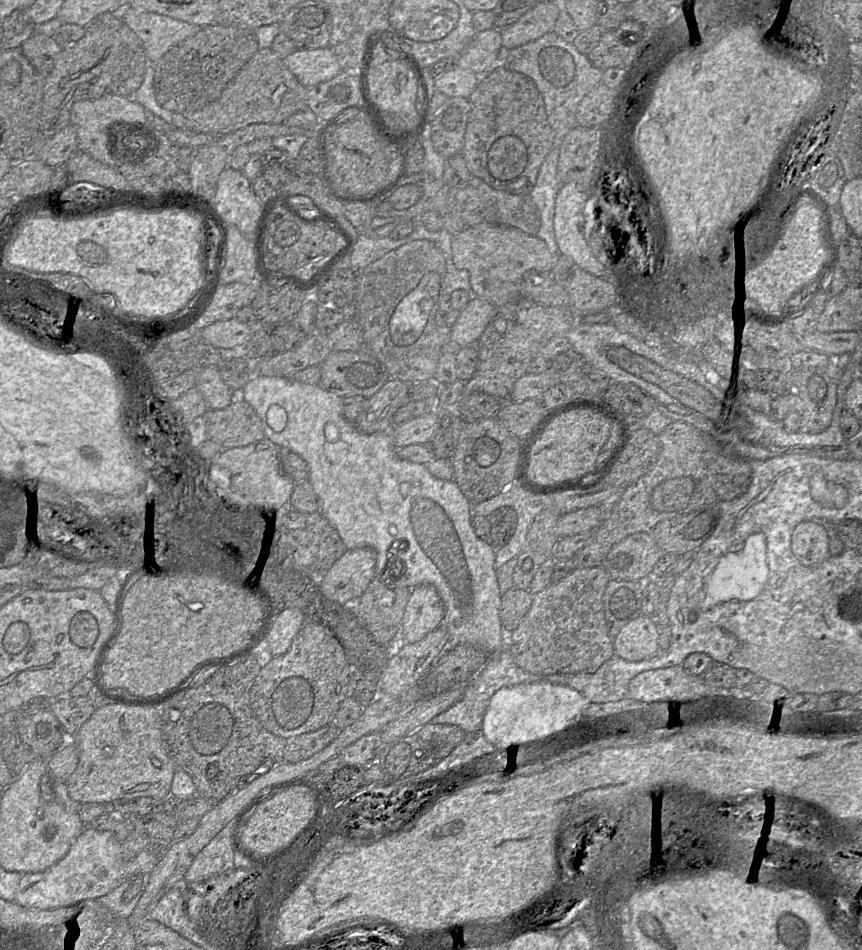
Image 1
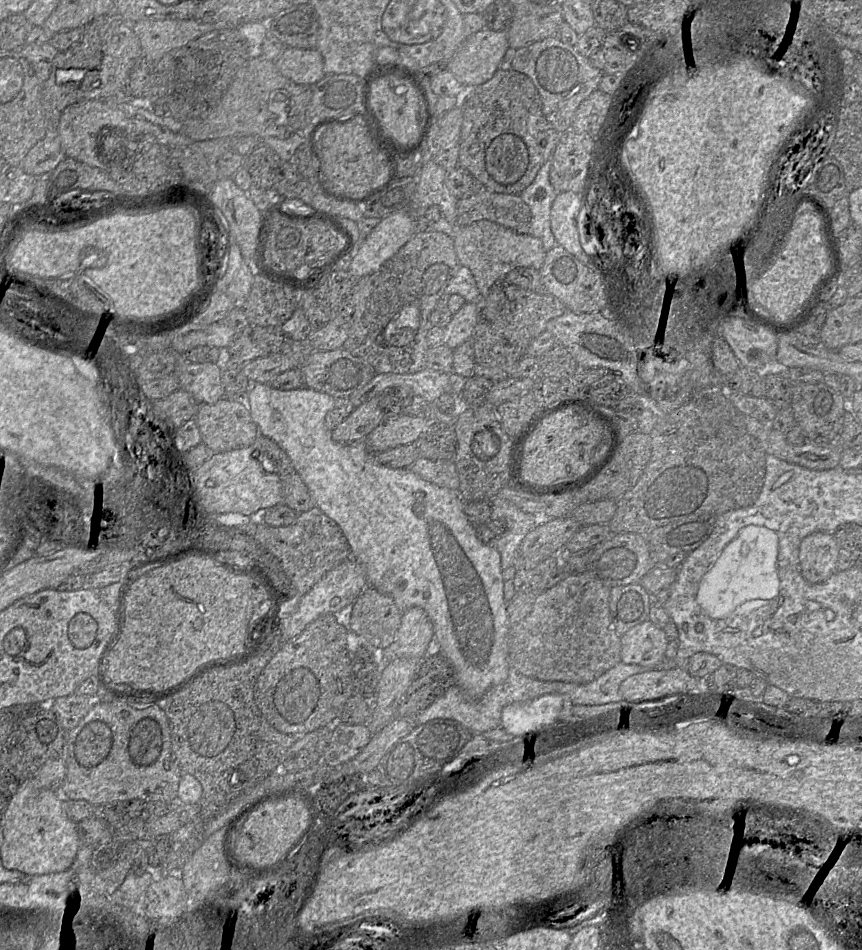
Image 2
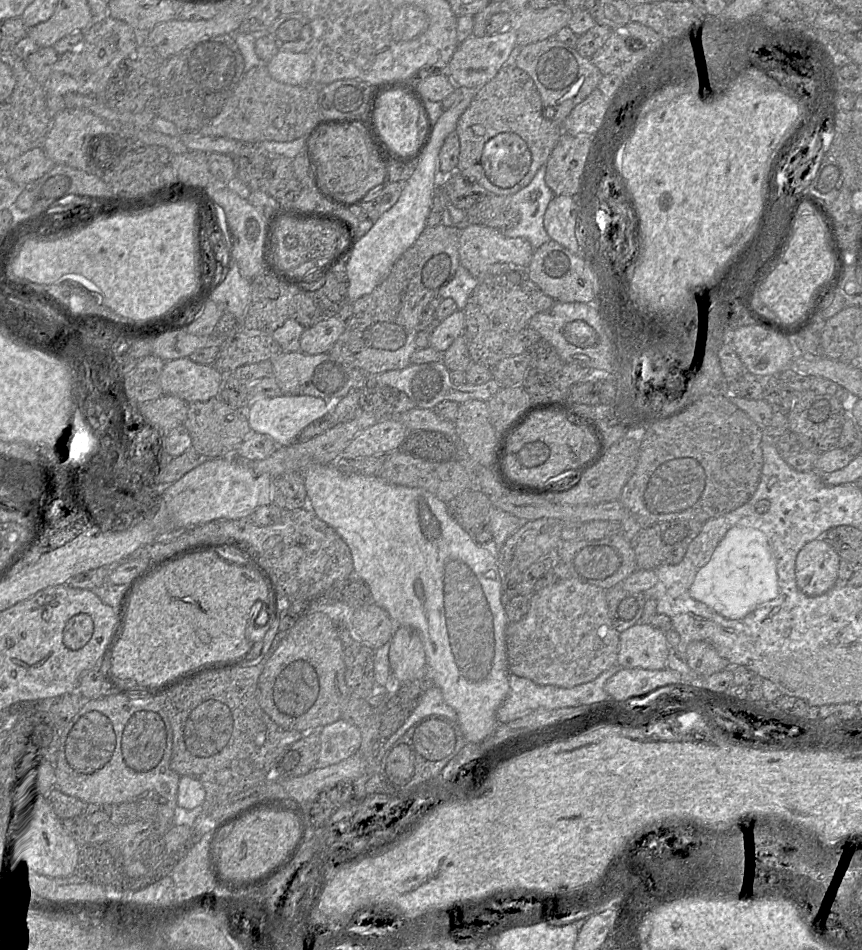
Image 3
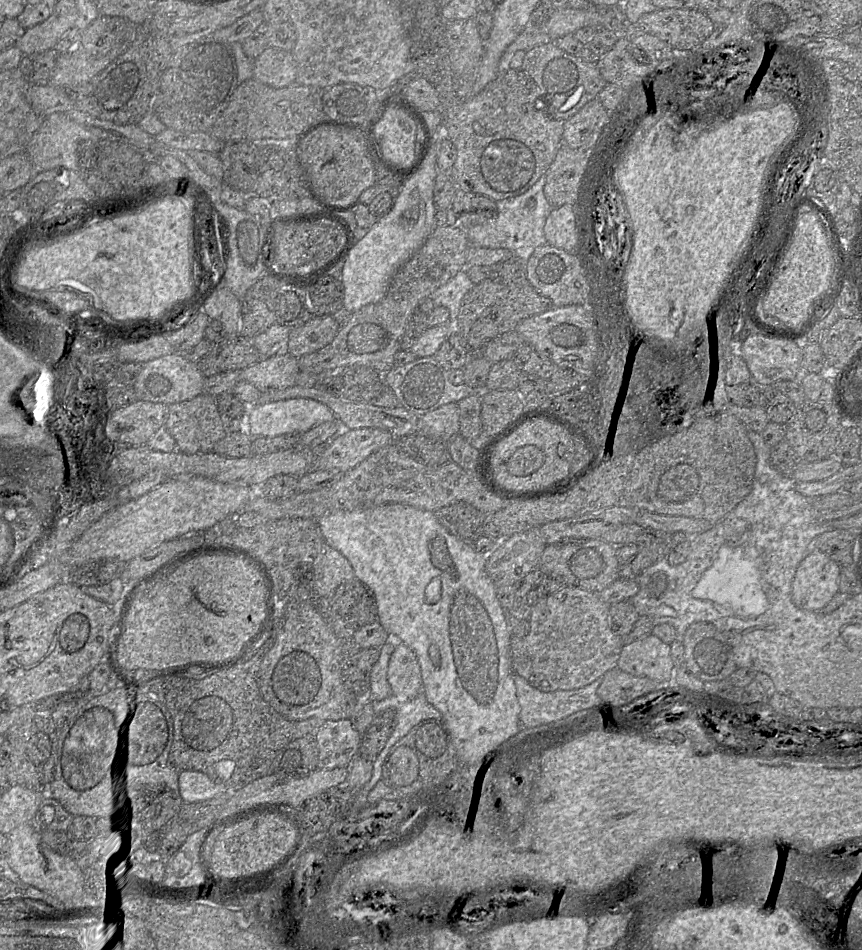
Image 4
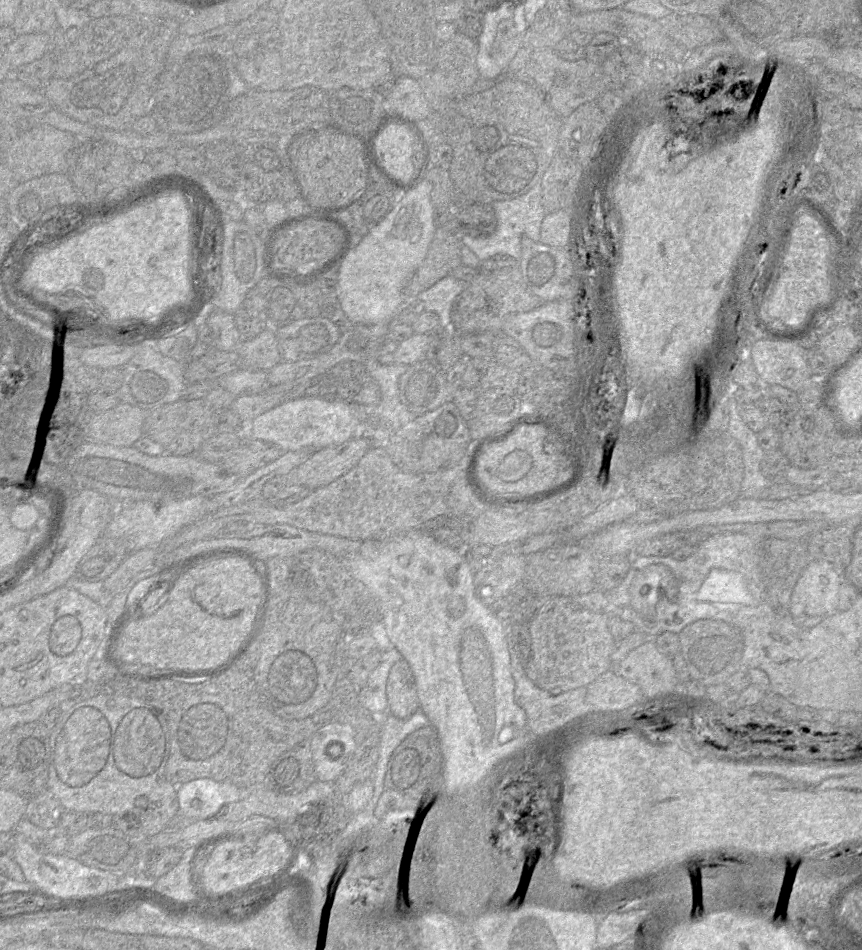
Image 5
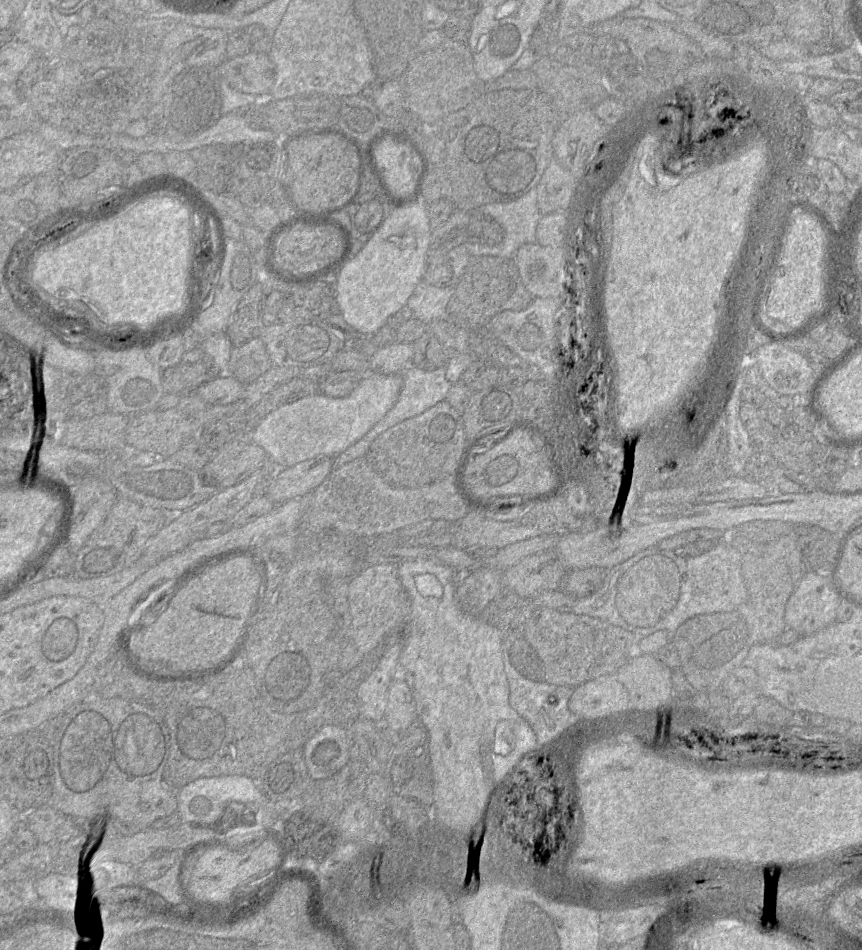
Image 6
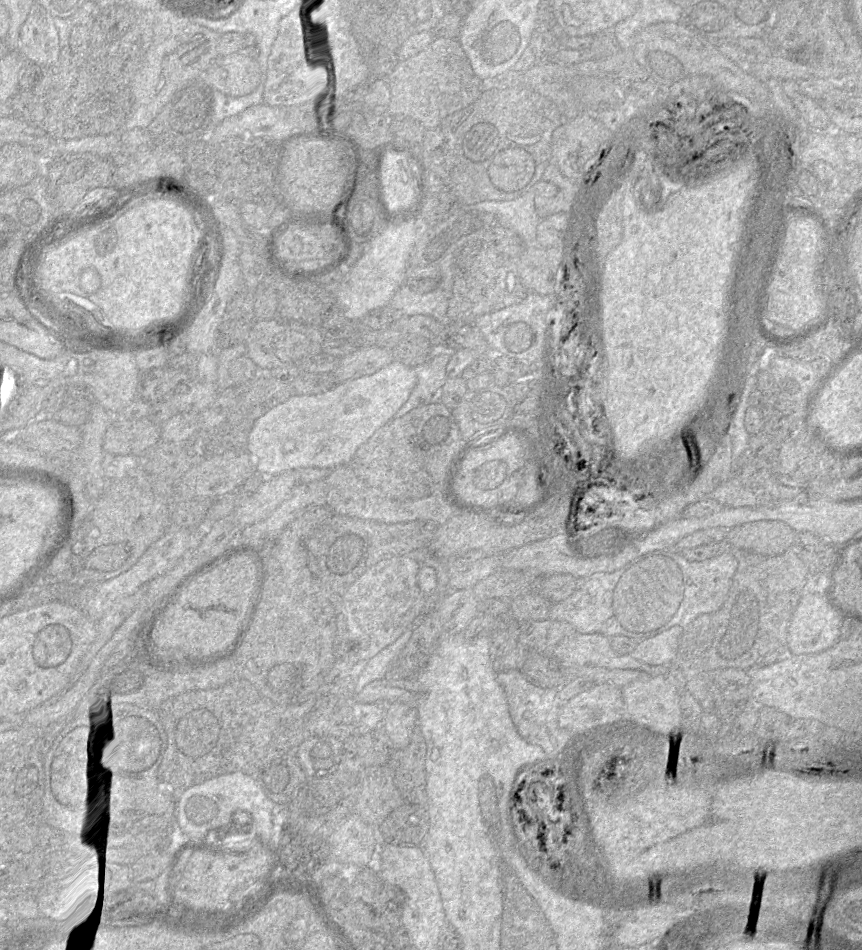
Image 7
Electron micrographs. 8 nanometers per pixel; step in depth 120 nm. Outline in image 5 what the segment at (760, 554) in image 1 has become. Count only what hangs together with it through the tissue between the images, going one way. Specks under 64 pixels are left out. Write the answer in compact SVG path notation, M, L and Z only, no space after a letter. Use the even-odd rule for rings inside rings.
M721 568L709 572L697 593L697 599L703 602L754 604L754 597L743 575Z

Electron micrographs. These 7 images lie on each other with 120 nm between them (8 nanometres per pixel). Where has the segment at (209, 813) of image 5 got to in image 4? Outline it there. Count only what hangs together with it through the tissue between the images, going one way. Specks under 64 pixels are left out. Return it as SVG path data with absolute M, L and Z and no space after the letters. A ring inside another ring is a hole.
M183 771L179 774L179 789L184 804L211 800L227 791L216 785L206 775L197 771Z

